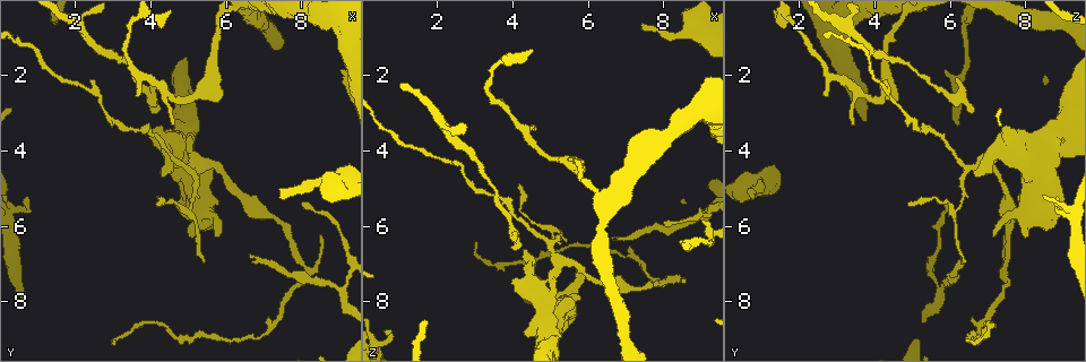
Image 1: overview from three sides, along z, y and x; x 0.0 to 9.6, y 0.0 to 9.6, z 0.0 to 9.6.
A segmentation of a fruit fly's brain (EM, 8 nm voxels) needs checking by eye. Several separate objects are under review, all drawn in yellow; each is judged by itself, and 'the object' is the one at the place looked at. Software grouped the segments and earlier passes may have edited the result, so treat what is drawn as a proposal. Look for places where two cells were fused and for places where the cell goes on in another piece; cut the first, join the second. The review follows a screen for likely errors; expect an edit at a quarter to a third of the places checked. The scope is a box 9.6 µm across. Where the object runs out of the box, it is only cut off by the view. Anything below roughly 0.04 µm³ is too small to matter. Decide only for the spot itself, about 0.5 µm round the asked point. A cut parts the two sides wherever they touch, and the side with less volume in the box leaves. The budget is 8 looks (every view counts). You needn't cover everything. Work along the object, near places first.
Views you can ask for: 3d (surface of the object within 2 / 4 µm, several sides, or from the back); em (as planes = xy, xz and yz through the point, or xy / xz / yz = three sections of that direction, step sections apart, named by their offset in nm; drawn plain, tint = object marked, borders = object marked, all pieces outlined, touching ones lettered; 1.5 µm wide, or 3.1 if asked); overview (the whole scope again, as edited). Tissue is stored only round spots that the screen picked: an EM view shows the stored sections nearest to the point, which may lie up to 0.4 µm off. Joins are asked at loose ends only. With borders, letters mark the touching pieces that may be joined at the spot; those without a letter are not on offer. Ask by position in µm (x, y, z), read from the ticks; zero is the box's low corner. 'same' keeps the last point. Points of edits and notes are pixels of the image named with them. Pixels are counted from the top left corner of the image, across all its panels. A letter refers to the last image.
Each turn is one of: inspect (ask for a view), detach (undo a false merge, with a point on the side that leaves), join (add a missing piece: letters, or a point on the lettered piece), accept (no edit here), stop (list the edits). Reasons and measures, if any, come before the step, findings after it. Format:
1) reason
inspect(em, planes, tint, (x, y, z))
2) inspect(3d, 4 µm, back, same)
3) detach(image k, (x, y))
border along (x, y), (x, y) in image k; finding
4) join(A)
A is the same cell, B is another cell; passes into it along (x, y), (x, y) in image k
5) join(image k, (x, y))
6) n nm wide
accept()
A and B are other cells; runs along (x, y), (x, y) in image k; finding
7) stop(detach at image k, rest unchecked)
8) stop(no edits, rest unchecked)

thick turns thin
inspect(em, planes, tint, (7.30, 5.85, 7.65))

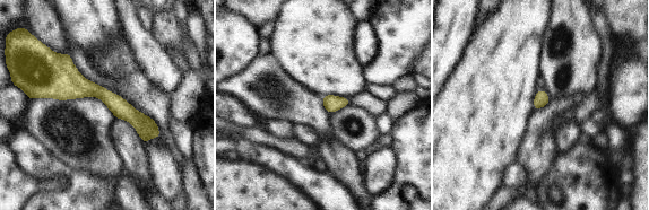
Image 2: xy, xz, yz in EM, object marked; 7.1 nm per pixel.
what lies round it
inspect(em, planes, borders, same)

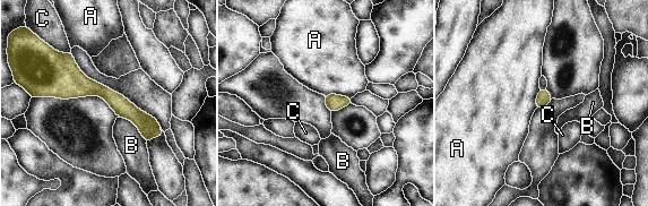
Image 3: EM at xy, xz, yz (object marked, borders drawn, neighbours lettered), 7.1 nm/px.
accept()
A, B and C are other cells; border along (325, 95), (339, 94), (351, 97) in image 3; all the same cell

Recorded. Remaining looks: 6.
thin end
inspect(em, planes, tint, (6.65, 6.75, 6.35))

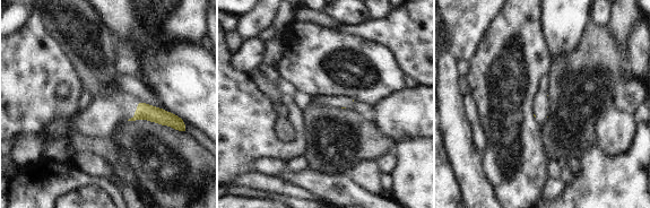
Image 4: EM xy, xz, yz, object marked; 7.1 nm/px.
inspect(em, planes, borders, same)

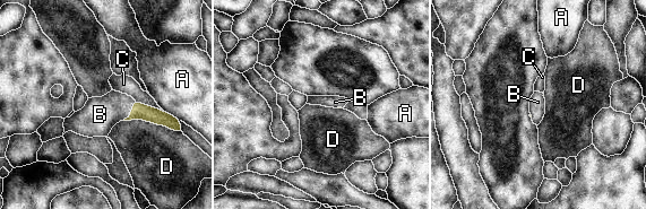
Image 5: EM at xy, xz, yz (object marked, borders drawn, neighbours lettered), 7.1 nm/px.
join(B)
B is the same cell, A, C and D are other cells; passes into it along (139, 111), (131, 111), (100, 114) in image 5; it goes on there

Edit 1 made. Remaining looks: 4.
branch stops here
inspect(3d, 4 µm, back, (4.30, 4.70, 6.65))

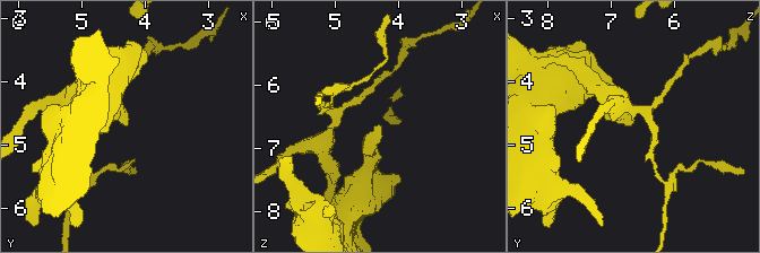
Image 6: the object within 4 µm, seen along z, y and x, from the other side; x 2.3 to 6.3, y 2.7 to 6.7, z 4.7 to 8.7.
inspect(em, planes, borders, (4.30, 4.70, 6.75))

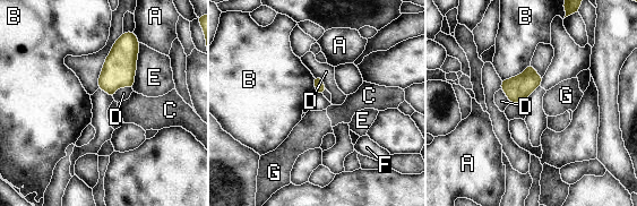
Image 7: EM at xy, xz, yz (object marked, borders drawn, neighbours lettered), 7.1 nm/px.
E touches over 320 nm
accept()
A, B, C, D, E, F and G are other cells; none of them fits

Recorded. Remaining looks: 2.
stop(join at image 5, rest unchecked)

